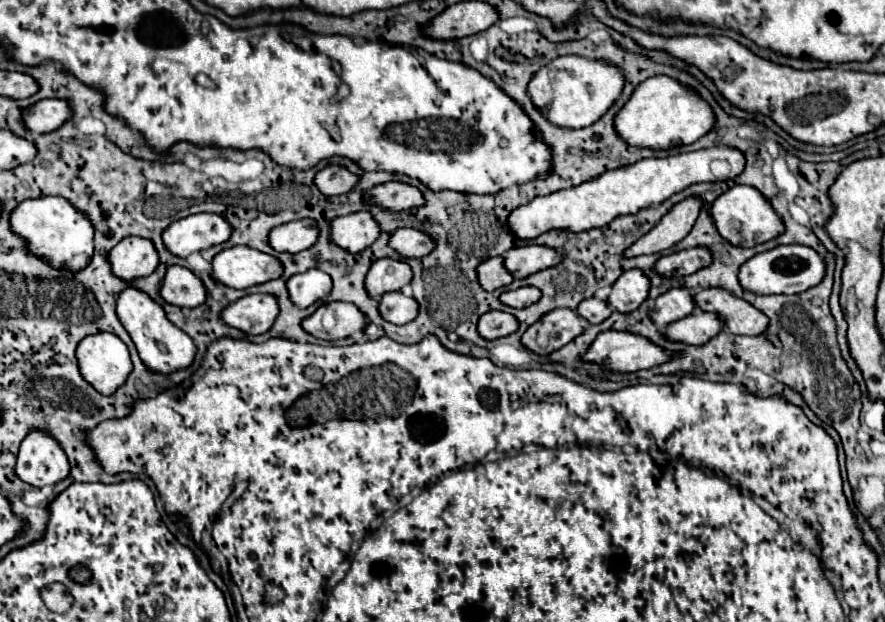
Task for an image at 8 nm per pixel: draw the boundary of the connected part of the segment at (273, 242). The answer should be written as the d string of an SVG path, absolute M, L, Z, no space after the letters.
M296 220L286 222L282 226L276 226L268 234L268 244L276 252L290 252L296 254L300 250L310 248L318 238L318 228L314 220Z

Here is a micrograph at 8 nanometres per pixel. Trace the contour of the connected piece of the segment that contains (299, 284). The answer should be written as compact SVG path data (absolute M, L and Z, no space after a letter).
M306 270L302 274L294 274L286 280L288 298L296 308L308 308L316 300L322 300L332 290L332 280L322 270Z

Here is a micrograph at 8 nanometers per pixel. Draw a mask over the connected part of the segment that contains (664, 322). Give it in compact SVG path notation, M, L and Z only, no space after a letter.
M672 288L656 298L654 308L648 312L658 328L664 328L680 318L686 318L694 310L692 294L686 288Z

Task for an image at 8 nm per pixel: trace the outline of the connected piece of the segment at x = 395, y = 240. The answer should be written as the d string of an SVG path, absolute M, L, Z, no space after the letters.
M398 228L390 234L388 246L392 246L392 250L396 250L402 258L422 258L434 250L436 242L420 230Z

